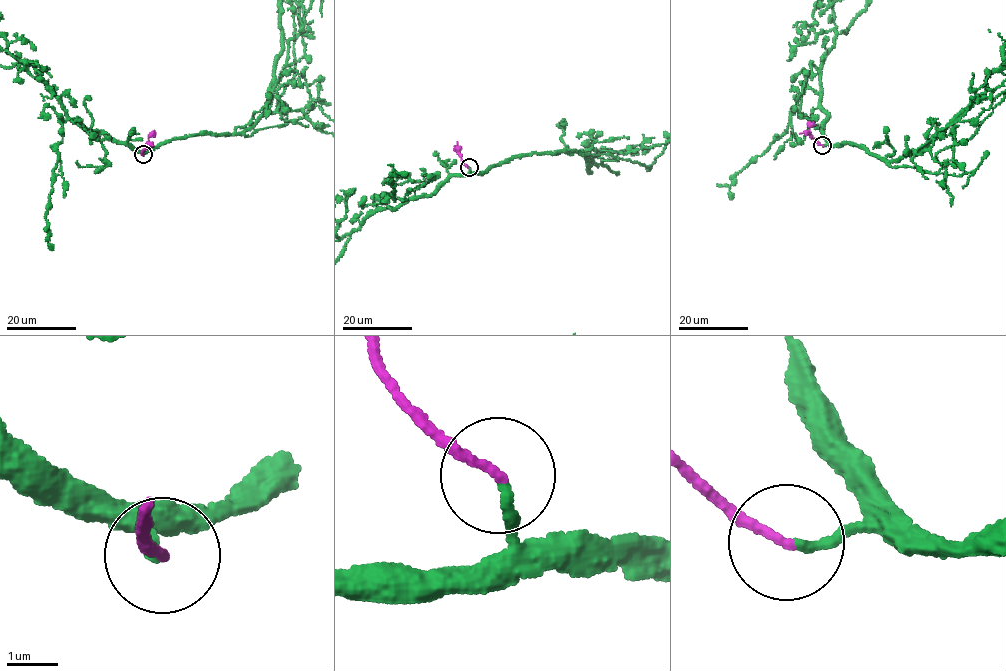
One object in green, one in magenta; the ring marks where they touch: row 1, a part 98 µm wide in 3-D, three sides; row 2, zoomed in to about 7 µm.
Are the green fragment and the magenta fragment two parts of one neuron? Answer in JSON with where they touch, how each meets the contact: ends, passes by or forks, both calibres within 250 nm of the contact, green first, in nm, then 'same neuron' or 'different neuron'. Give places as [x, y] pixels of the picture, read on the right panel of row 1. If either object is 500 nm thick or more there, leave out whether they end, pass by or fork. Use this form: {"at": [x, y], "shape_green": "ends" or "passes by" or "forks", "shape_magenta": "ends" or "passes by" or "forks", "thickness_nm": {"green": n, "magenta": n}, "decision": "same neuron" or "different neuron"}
{"at": [822, 145], "shape_green": "ends", "shape_magenta": "ends", "thickness_nm": {"green": 180, "magenta": 170}, "decision": "same neuron"}

